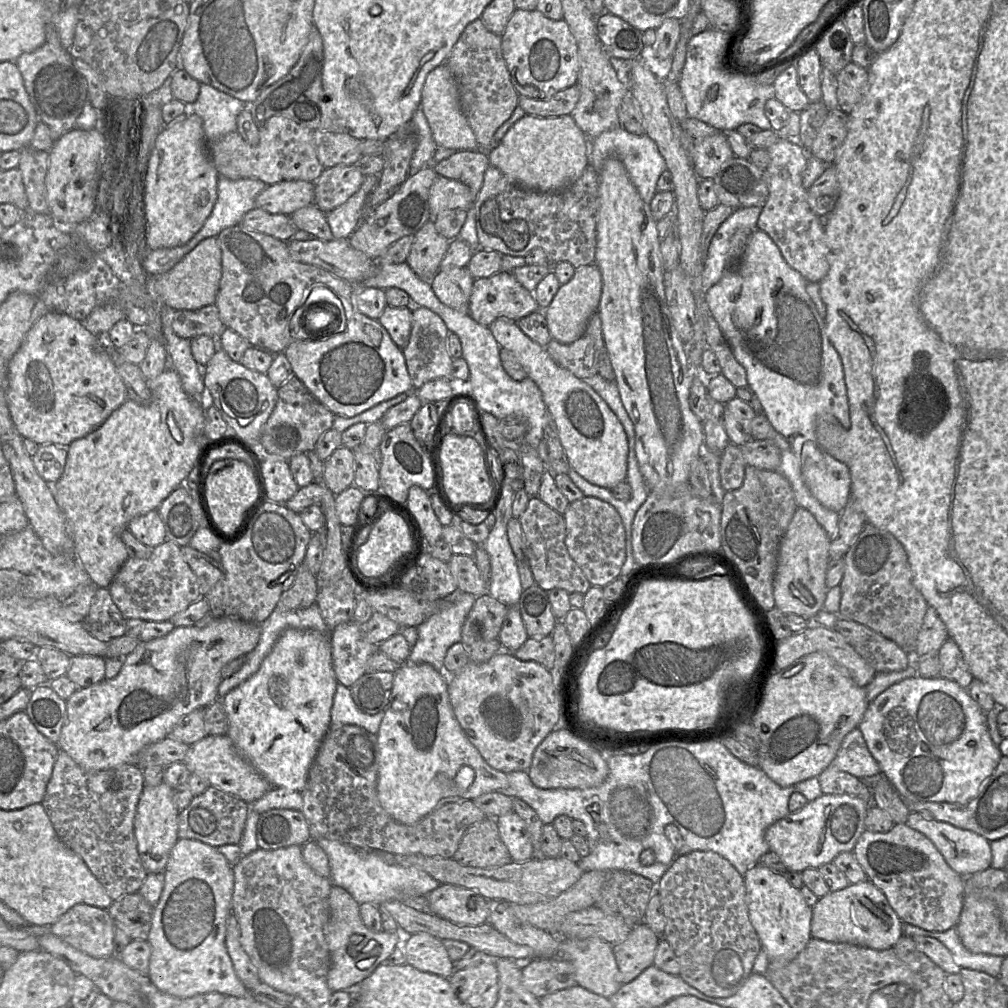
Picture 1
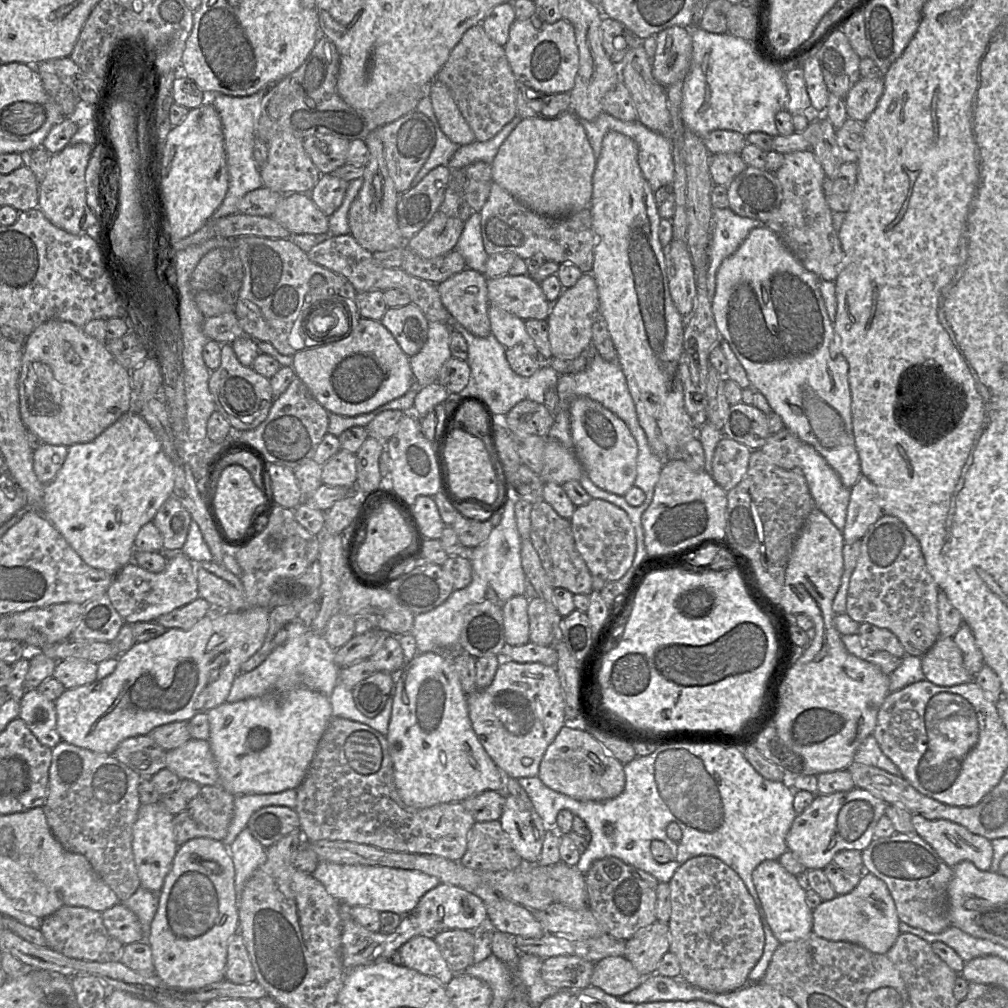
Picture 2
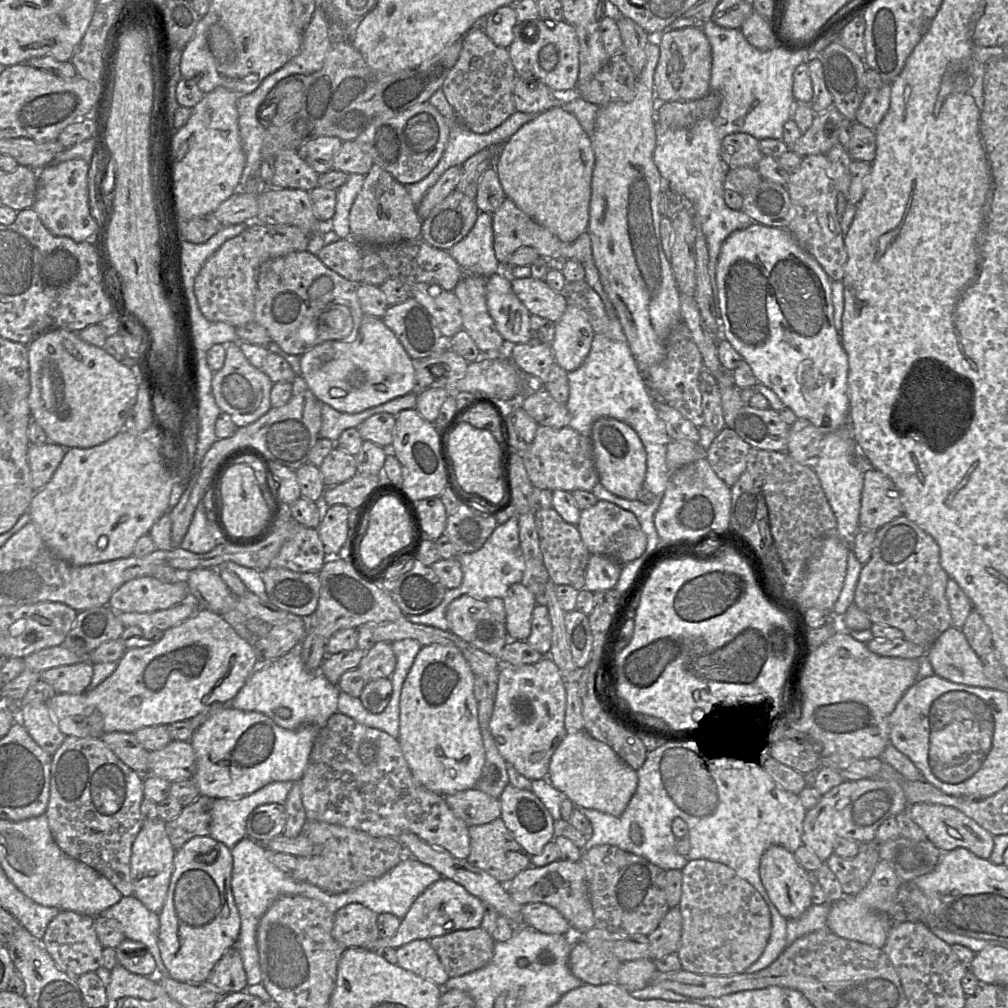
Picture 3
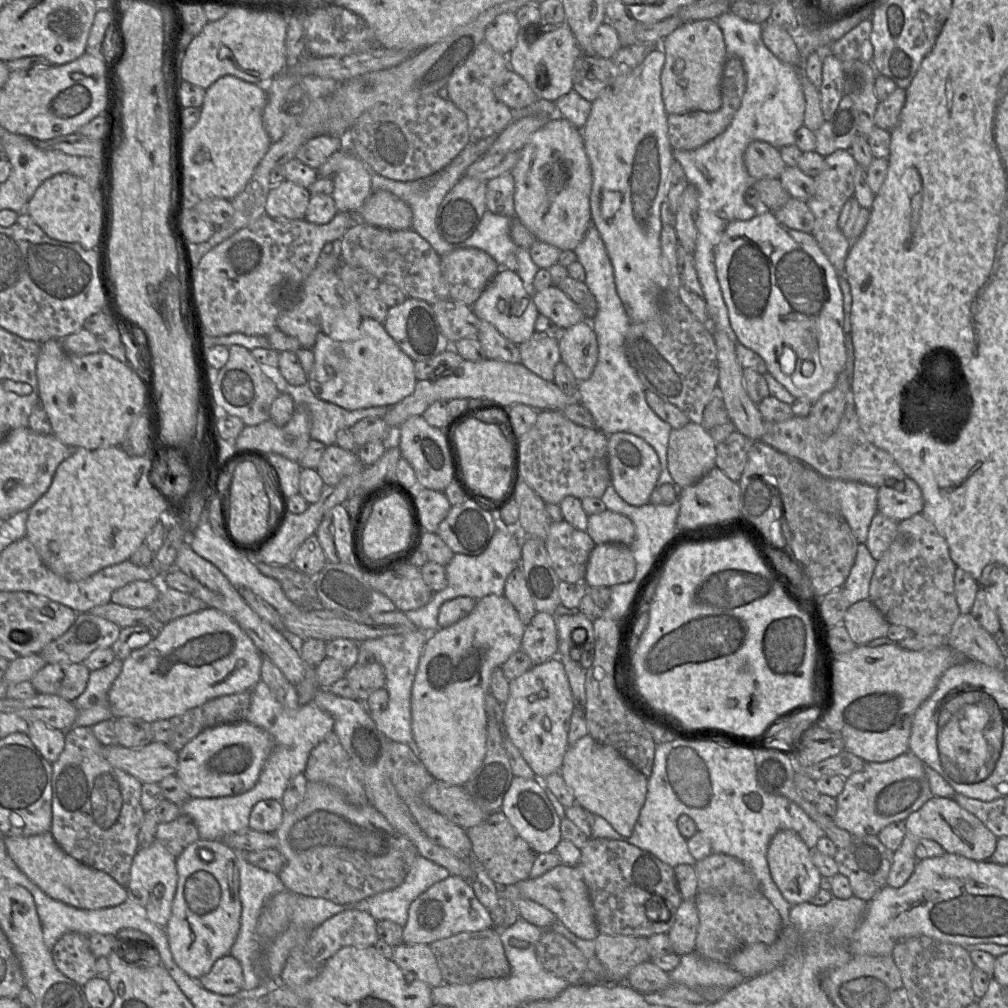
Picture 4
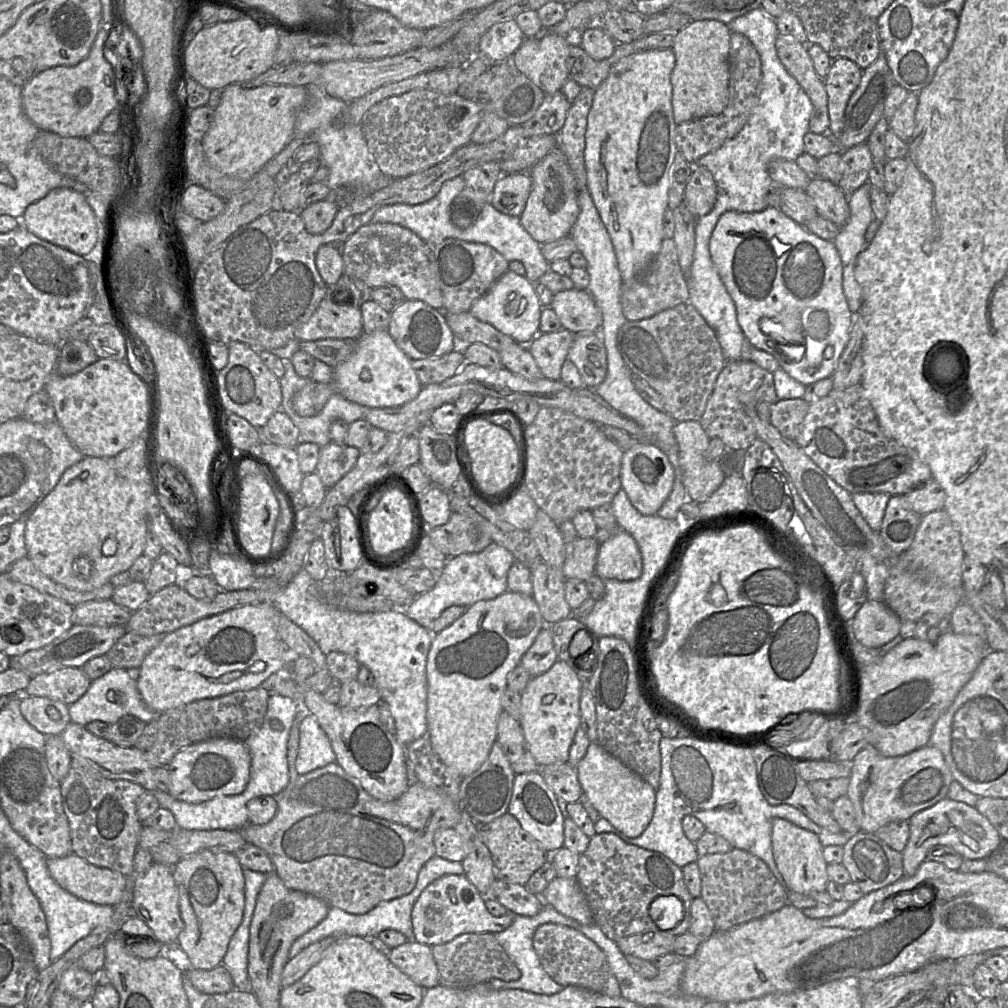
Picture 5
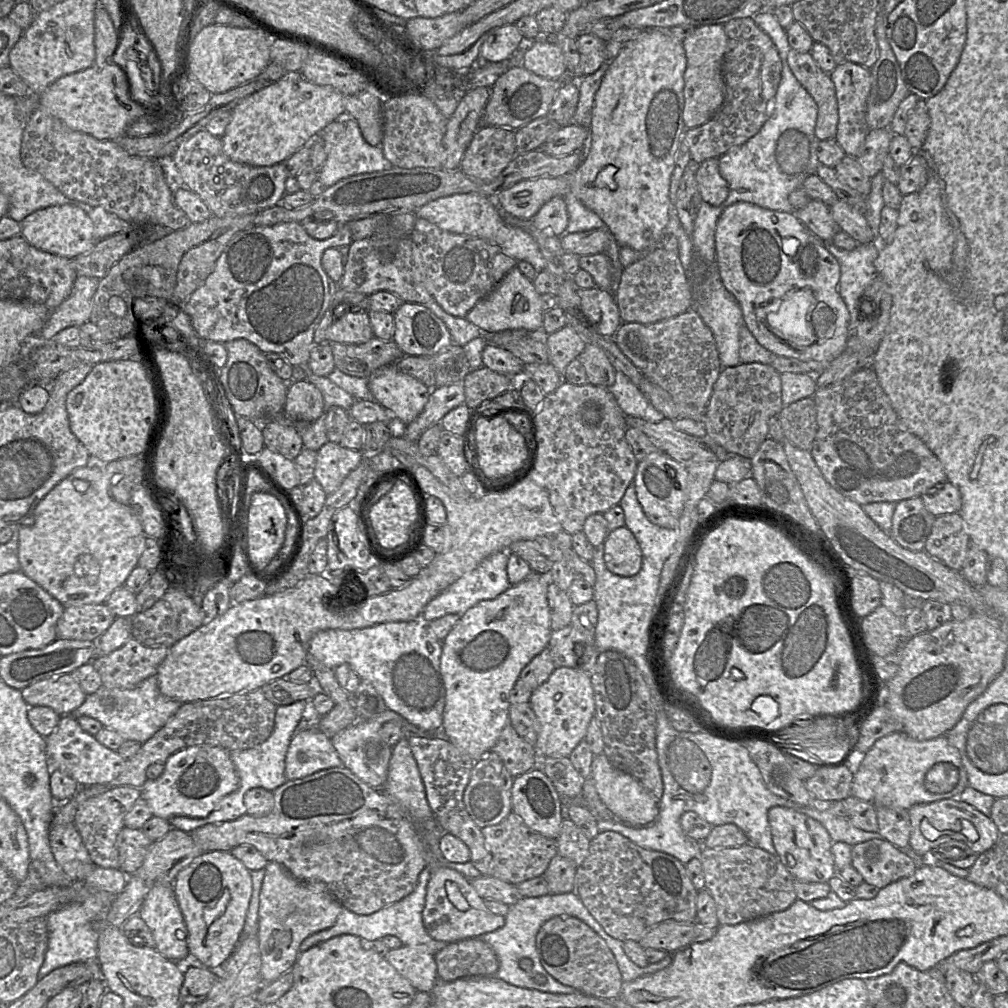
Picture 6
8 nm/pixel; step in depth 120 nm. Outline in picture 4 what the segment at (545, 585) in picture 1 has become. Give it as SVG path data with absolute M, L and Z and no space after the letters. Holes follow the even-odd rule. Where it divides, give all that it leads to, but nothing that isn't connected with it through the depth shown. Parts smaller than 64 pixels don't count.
M563 520L550 524L545 545L552 566L561 581L576 583L584 582L589 556L596 544L586 531L581 531Z

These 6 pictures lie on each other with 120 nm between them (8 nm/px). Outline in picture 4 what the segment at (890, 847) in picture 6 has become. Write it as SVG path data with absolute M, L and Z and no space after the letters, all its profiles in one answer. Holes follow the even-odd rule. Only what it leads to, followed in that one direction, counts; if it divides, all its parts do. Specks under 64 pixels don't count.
M866 835L852 837L851 844L838 849L833 859L838 865L839 873L848 878L853 896L868 902L887 885L893 853L876 835Z

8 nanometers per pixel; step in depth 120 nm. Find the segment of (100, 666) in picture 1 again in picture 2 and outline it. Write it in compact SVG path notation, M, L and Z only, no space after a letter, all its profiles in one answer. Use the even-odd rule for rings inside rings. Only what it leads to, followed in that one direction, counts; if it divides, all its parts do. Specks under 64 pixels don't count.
M84 659L58 661L53 678L63 684L65 689L73 689L97 680L98 664Z

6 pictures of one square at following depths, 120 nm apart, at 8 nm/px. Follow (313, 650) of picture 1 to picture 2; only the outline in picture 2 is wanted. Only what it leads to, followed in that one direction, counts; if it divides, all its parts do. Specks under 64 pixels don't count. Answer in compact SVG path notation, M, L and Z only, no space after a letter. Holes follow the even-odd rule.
M308 688L294 689L284 695L265 695L262 697L249 698L233 703L225 702L215 708L208 710L207 715L210 725L208 742L217 765L219 775L218 786L233 796L245 794L270 794L282 792L288 789L297 789L306 777L310 764L315 755L318 743L324 734L331 718L333 717L332 706L329 697L318 691L314 691Z

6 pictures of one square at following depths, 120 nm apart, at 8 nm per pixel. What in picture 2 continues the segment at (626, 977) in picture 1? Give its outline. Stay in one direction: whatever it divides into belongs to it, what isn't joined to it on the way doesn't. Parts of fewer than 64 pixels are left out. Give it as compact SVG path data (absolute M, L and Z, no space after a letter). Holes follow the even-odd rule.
M656 921L639 929L626 940L624 957L642 976L649 976L656 969L670 949L670 932L667 923Z

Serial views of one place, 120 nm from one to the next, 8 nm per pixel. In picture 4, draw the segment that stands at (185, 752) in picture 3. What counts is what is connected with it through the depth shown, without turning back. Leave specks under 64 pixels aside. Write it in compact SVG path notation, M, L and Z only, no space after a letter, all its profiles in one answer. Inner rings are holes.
M161 742L132 749L105 746L103 754L111 766L133 776L141 784L158 784L165 777L175 775L178 766L178 753Z

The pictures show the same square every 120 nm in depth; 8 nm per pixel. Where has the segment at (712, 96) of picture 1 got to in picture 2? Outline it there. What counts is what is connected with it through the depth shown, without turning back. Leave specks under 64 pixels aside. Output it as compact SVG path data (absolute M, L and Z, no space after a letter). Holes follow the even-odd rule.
M699 26L690 27L691 36L692 36L692 55L690 60L689 70L683 81L682 88L682 102L681 102L681 118L685 125L685 128L688 128L699 137L703 137L714 130L729 130L739 132L745 136L752 132L763 132L772 137L779 135L778 130L775 125L775 115L781 111L786 110L788 103L788 91L785 83L784 73L781 71L781 66L784 66L790 62L781 62L772 58L762 47L761 45L752 44L741 37L731 35L730 33L710 33Z

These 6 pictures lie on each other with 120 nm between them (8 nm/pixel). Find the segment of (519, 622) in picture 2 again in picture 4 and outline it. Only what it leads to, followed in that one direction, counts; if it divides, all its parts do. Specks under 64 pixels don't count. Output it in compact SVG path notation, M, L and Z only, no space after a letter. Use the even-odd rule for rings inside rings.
M520 566L506 579L504 596L515 607L524 625L529 625L537 611Z

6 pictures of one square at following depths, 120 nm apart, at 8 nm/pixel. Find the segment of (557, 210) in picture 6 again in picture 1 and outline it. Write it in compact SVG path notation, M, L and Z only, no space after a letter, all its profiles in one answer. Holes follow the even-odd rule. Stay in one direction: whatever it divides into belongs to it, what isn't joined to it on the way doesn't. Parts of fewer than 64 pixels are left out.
M526 114L488 152L488 159L491 166L520 187L558 192L577 181L590 164L589 138L577 126L572 115L538 117Z

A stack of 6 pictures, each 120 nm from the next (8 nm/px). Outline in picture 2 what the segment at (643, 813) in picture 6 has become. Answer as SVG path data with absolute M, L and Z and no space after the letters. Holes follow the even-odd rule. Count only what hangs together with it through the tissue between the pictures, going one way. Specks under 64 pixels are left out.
M563 726L547 747L539 766L538 778L550 789L577 800L605 801L619 796L626 784L624 764L609 754L604 746L583 728Z

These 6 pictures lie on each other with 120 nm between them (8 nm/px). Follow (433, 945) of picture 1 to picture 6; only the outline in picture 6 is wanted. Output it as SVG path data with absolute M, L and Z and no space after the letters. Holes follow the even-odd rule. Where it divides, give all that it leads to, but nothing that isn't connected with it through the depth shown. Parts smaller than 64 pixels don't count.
M402 945L390 949L386 960L410 981L417 992L431 992L437 983L437 964L432 954Z

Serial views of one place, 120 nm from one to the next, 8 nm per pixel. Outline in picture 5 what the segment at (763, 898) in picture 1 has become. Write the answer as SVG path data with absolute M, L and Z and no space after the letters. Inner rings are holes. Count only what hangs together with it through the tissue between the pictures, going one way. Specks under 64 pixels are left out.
M775 818L772 820L771 835L773 856L788 891L811 893L826 891L829 877L823 857L823 846L816 834L796 826L792 822Z

